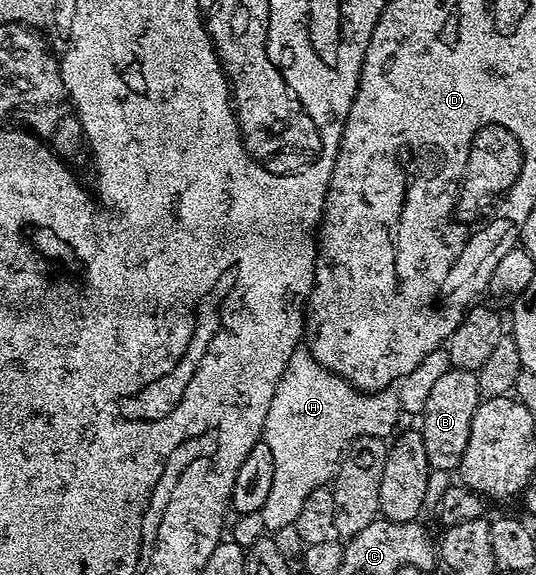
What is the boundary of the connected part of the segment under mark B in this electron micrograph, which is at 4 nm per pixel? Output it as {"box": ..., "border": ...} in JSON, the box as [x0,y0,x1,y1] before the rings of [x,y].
{"box":[419,368,480,472],"border":[[[449,368],[437,379],[419,415],[419,431],[424,441],[425,456],[430,469],[451,472],[459,464],[468,443],[472,417],[480,404],[478,375],[471,370]]]}

